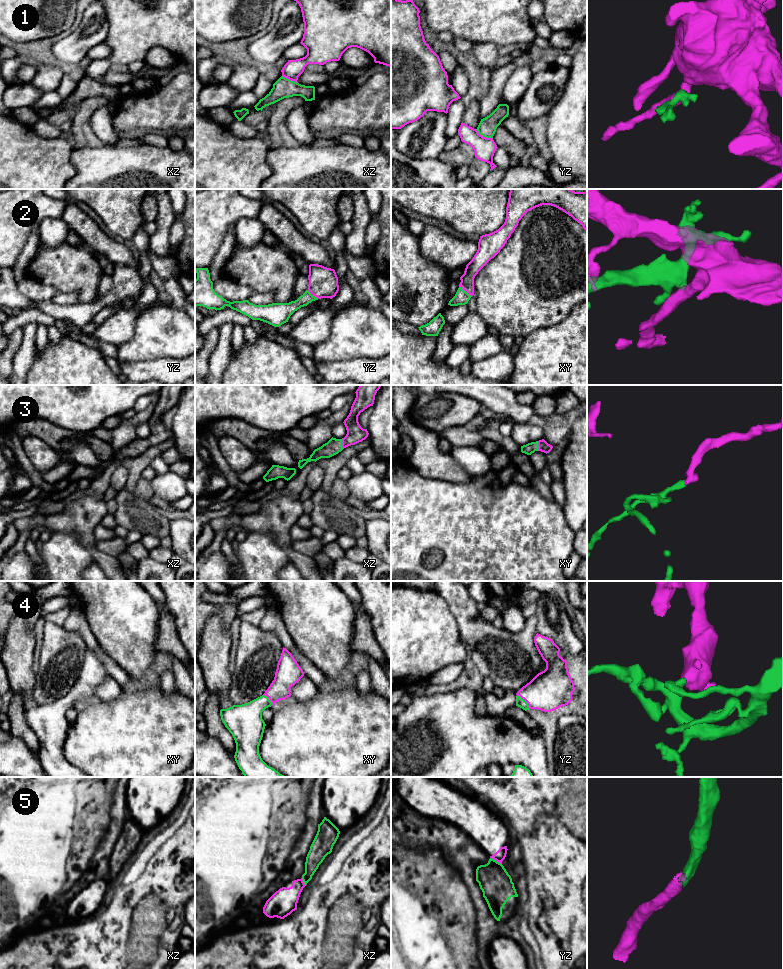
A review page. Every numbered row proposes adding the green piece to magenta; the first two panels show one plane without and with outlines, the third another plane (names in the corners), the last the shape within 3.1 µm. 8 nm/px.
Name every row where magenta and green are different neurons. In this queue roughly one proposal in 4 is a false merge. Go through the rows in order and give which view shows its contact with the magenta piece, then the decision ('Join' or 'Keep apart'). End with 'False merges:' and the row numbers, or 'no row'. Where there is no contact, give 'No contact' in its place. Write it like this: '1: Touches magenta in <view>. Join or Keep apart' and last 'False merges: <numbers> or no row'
1: Touches magenta in yz. Join
2: Touches magenta in xy. Join
3: Touches magenta in xy. Join
4: Touches magenta in yz. Join
5: Touches magenta in yz. Keep apart
False merges: 5

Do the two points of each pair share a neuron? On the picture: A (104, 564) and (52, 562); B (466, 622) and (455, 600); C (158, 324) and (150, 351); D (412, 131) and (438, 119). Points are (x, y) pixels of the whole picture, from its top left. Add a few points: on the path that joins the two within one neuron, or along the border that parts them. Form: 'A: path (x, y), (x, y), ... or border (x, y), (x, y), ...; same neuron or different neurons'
A: border (81, 542), (90, 549), (95, 562); different neurons
B: path (466, 617), (464, 609), (460, 605); same neuron
C: path (158, 331), (150, 341), (150, 344); same neuron
D: path (418, 131), (432, 118); same neuron

